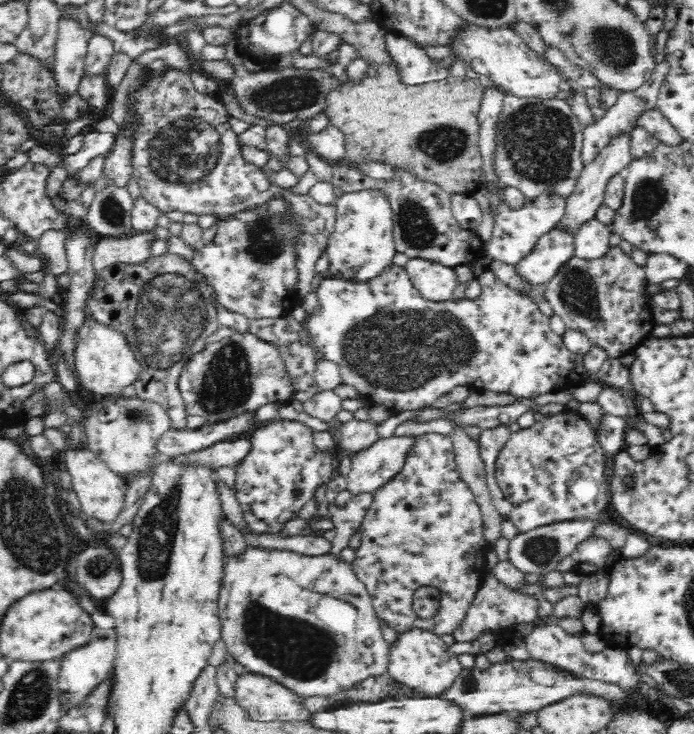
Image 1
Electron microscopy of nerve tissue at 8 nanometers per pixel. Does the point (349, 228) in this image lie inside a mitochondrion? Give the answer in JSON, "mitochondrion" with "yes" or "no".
{"mitochondrion":"no"}

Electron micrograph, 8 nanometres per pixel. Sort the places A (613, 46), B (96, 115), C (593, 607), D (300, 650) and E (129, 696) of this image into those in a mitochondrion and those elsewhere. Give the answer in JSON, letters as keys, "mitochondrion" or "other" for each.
{"A":"mitochondrion","B":"other","C":"other","D":"mitochondrion","E":"other"}

